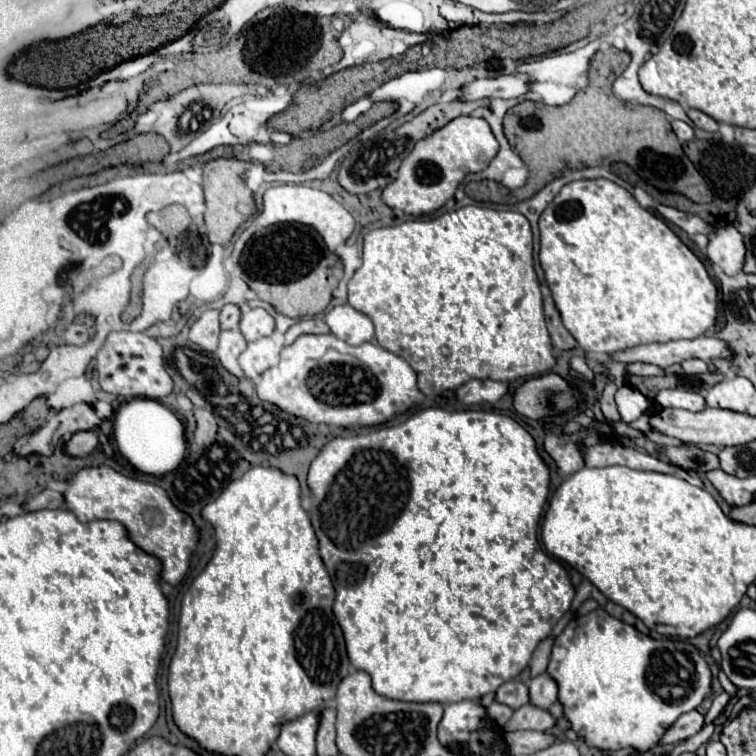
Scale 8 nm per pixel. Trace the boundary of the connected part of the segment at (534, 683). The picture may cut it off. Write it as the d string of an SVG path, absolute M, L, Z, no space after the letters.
M539 674L529 682L529 704L547 710L557 700L557 686L547 674Z

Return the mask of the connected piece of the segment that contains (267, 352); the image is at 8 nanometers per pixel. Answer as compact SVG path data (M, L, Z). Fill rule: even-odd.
M261 338L261 340L249 342L247 350L239 356L239 366L243 368L247 378L255 380L267 368L271 368L279 362L279 350L281 350L281 346L277 346L273 342L273 338Z

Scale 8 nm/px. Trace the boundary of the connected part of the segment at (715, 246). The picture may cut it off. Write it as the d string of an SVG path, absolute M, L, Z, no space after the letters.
M733 226L717 228L707 246L707 256L713 266L719 266L729 276L737 276L743 270L747 256L743 234Z

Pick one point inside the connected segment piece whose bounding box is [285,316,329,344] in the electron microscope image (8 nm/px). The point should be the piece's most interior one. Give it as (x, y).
(316, 325)

